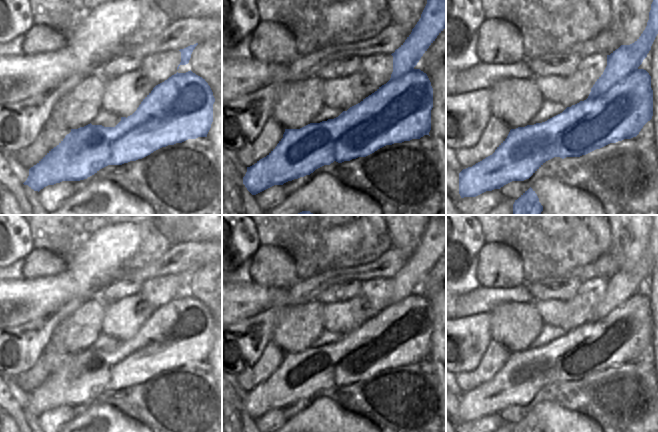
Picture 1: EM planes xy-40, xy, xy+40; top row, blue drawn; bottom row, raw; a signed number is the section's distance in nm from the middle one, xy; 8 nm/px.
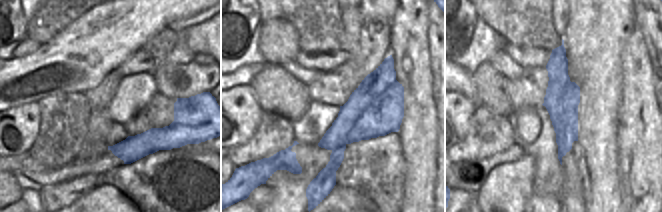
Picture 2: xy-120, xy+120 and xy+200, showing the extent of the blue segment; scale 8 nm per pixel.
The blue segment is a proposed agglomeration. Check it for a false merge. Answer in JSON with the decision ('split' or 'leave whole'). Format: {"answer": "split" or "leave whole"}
{"answer": "split"}

